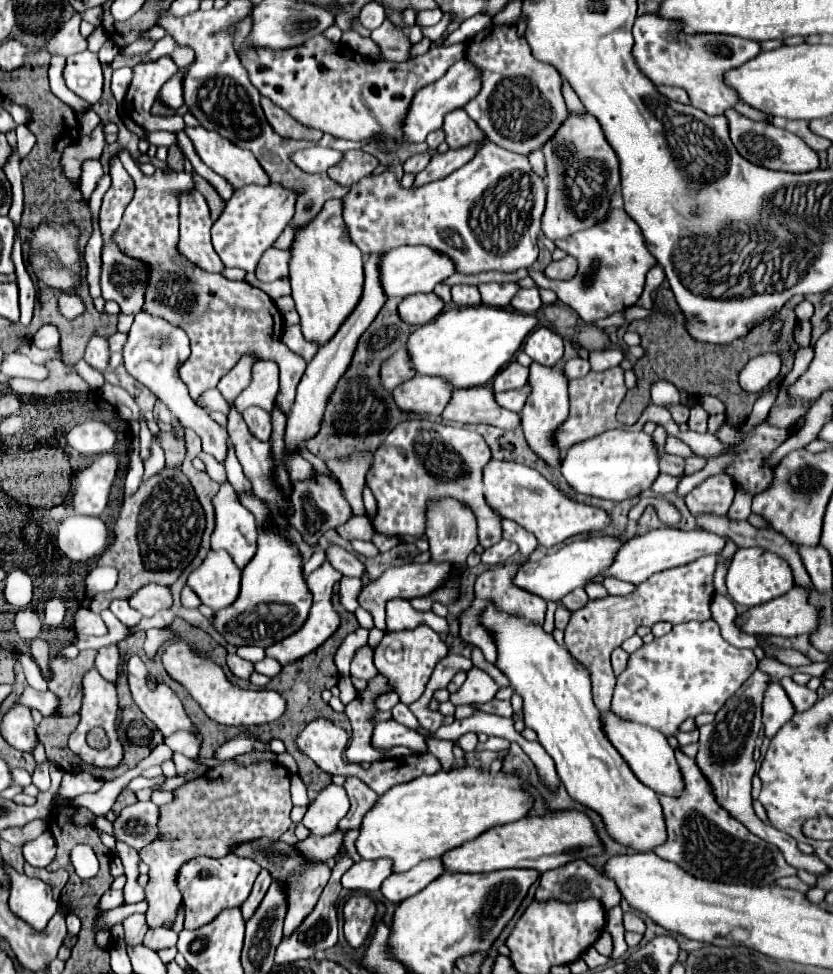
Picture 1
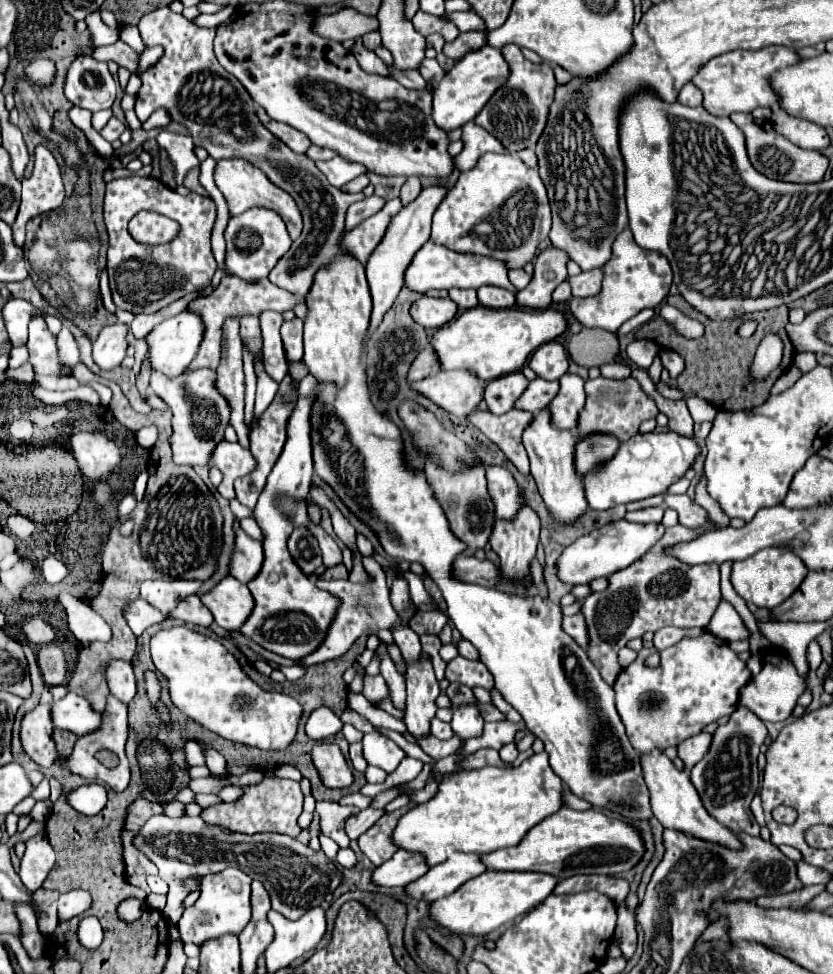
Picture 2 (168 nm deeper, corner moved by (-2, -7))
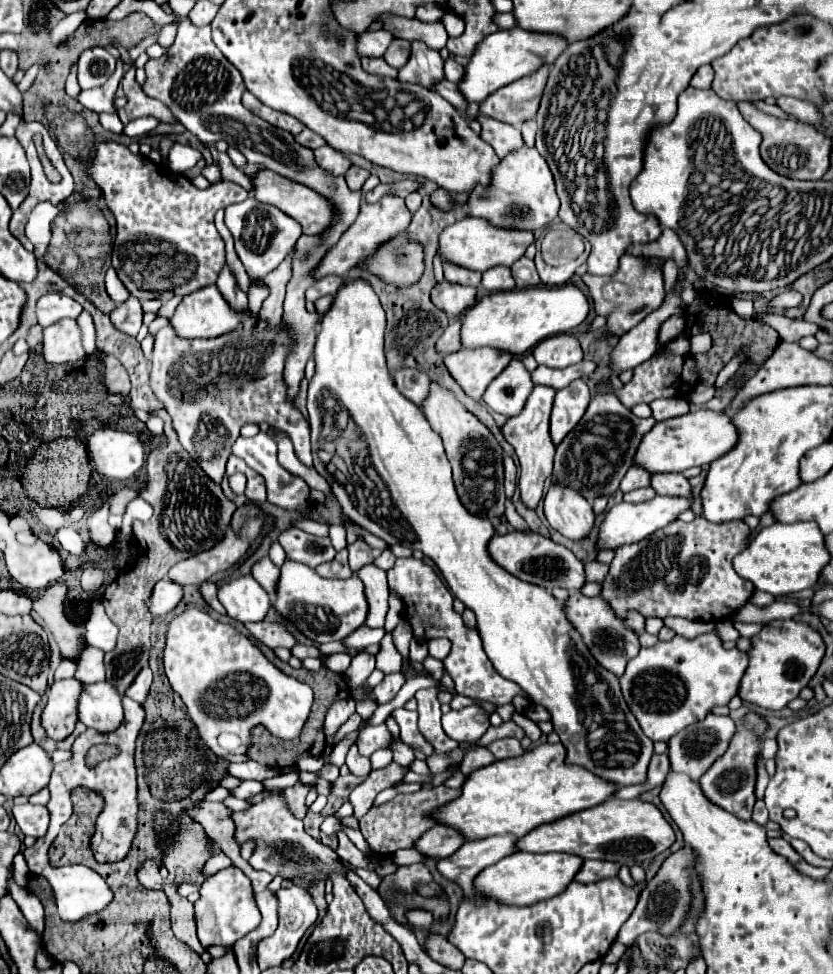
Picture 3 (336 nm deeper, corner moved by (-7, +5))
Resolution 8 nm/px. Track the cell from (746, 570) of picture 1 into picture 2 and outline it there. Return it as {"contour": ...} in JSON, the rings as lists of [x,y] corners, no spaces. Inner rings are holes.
{"contour":[[[789,547],[761,549],[755,555],[747,557],[745,561],[735,561],[731,571],[731,583],[737,595],[747,603],[753,603],[757,607],[767,607],[767,609],[773,609],[785,599],[789,599],[805,577],[807,577],[807,567],[793,551],[789,551]]]}

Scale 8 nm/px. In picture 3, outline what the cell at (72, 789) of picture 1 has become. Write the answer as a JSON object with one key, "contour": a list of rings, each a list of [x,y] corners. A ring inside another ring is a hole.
{"contour":[[[32,803],[14,805],[12,816],[20,827],[20,831],[32,837],[42,837],[50,821],[48,809],[42,805],[32,805]]]}

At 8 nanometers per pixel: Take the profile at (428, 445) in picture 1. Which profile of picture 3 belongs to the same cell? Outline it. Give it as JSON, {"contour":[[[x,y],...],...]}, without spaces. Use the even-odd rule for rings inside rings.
{"contour":[[[402,369],[394,373],[394,381],[398,391],[410,399],[416,405],[422,405],[422,399],[426,399],[426,391],[430,385],[430,377],[424,371],[418,369]]]}

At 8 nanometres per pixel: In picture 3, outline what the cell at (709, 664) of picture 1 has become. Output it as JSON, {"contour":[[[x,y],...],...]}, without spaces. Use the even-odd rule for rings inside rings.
{"contour":[[[714,631],[692,641],[676,635],[672,641],[658,641],[650,649],[640,649],[620,677],[620,687],[646,737],[668,741],[674,733],[706,717],[712,707],[728,705],[746,667],[748,655],[738,649],[724,649]]]}

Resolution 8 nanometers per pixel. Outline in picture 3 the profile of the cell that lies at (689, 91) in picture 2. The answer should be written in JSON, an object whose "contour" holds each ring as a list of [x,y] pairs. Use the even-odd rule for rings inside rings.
{"contour":[[[702,65],[702,67],[696,71],[696,75],[692,77],[690,85],[692,85],[692,87],[698,87],[698,89],[710,89],[712,79],[714,79],[714,69],[712,69],[712,65]]]}

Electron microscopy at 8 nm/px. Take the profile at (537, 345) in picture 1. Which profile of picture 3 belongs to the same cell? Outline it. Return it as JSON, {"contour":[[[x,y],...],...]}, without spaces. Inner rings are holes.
{"contour":[[[568,333],[542,339],[532,349],[532,355],[538,361],[538,365],[546,365],[546,367],[554,367],[554,369],[564,369],[568,365],[582,361],[580,343],[574,335],[568,335]]]}

